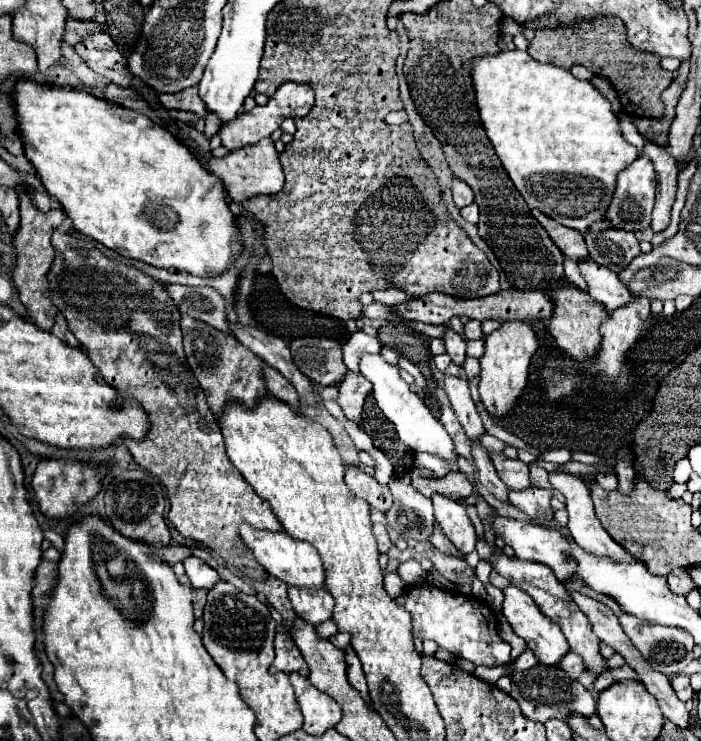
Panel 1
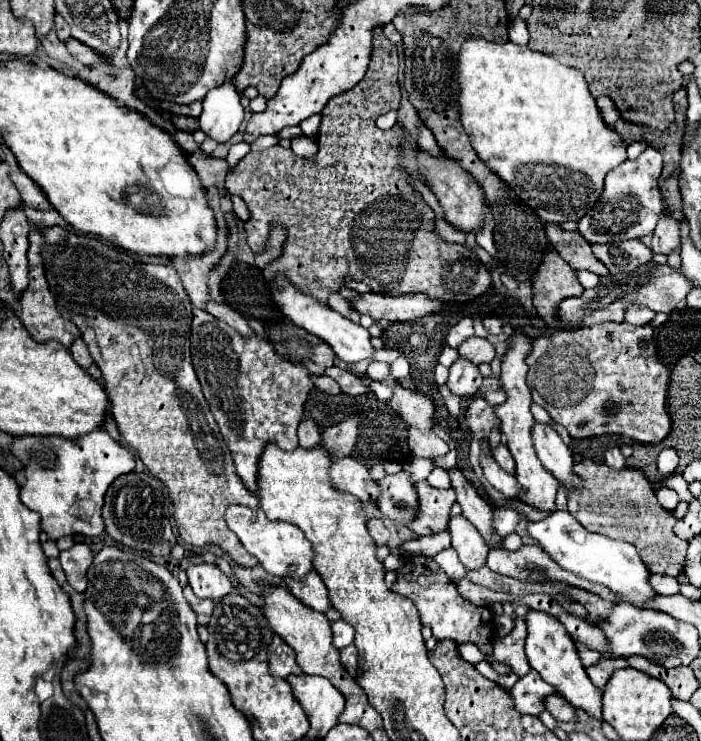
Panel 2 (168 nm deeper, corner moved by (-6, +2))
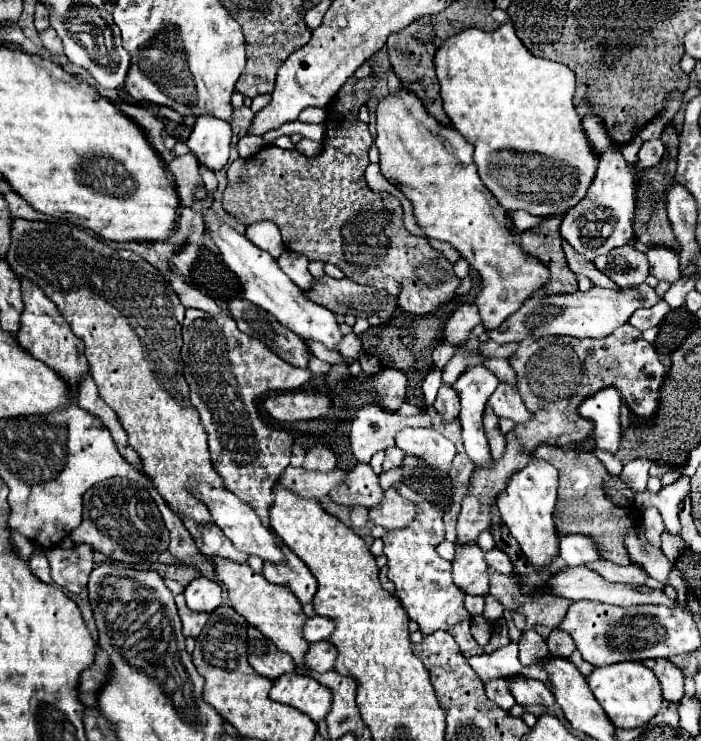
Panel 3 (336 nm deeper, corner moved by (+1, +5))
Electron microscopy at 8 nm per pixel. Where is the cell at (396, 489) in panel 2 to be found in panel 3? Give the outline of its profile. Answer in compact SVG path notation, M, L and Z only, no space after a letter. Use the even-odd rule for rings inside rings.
M357 464L353 470L347 472L345 482L341 488L333 488L329 492L329 498L341 506L377 506L383 498L383 492L379 488L379 478L371 470L369 464Z

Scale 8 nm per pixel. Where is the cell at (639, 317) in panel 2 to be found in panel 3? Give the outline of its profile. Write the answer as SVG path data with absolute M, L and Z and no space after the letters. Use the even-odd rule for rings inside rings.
M659 300L655 306L651 308L641 308L641 310L635 310L629 318L629 322L639 328L639 330L647 330L647 328L653 328L657 324L663 322L663 318L671 312L669 304L665 300Z

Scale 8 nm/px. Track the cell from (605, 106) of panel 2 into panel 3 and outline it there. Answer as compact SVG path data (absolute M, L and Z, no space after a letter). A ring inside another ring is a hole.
M597 116L583 118L581 120L581 126L583 126L583 132L587 136L587 142L589 142L589 146L591 146L591 150L595 154L603 154L611 146L611 140L605 134L605 128L603 128L603 124L601 124L601 120Z

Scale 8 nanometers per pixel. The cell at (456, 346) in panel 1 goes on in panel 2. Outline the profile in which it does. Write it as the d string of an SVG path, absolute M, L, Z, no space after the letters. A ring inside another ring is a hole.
M458 357L458 359L452 363L452 367L450 367L450 377L448 377L446 383L448 383L448 387L450 387L456 395L464 397L464 395L476 393L476 391L480 389L480 385L482 385L482 375L480 375L478 367L476 367L472 361L468 361L468 359L464 359L464 357Z

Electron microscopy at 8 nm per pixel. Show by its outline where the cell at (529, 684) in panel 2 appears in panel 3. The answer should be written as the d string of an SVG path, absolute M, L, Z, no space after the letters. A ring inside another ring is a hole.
M503 678L487 682L485 684L485 694L487 694L489 700L493 700L497 706L501 706L505 710L509 710L515 704L515 698L509 692L509 682L503 680Z

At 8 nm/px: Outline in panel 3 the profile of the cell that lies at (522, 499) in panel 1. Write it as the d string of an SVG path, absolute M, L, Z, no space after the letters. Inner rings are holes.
M469 366L461 378L457 378L457 382L453 384L453 390L457 390L457 396L459 396L459 402L461 402L461 412L459 412L459 422L461 422L461 430L463 430L463 444L465 444L465 452L469 454L469 458L479 464L479 466L489 466L493 462L491 454L489 454L489 444L487 444L487 438L485 438L485 432L483 432L483 422L481 422L481 416L483 416L483 410L485 410L485 404L489 400L489 396L493 394L493 390L497 388L499 380L497 376L487 370L485 366Z

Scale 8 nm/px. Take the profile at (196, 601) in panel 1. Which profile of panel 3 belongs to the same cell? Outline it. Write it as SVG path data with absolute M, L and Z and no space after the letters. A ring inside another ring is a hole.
M177 594L175 596L175 604L177 604L177 610L179 610L179 616L181 616L181 622L183 622L183 634L185 638L197 638L203 630L203 626L207 624L209 616L207 614L201 614L201 612L193 612L187 608L185 604L185 596L183 594Z

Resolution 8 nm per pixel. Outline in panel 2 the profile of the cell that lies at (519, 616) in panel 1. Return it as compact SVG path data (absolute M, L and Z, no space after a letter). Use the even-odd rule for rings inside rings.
M530 609L526 613L526 627L528 627L526 655L528 655L532 669L536 669L544 677L544 681L554 685L558 689L558 695L566 697L576 709L584 709L590 715L600 717L602 715L602 691L594 687L590 677L586 675L586 669L582 667L576 645L570 639L566 627L550 613L536 611L536 609Z

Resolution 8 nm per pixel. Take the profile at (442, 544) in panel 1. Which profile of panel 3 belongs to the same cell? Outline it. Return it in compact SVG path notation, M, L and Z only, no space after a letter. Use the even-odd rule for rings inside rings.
M389 488L383 492L383 500L377 506L369 508L369 518L377 526L383 526L387 530L397 530L405 528L415 518L415 512L417 506L413 502L399 496L395 488Z

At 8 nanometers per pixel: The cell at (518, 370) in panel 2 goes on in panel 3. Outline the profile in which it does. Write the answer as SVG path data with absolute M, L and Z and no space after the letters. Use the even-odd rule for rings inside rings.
M531 456L529 464L521 472L511 476L505 492L497 500L501 520L509 526L511 536L519 542L523 554L527 554L527 560L539 568L549 566L551 560L557 558L557 534L553 524L557 480L559 480L559 474L555 466Z

